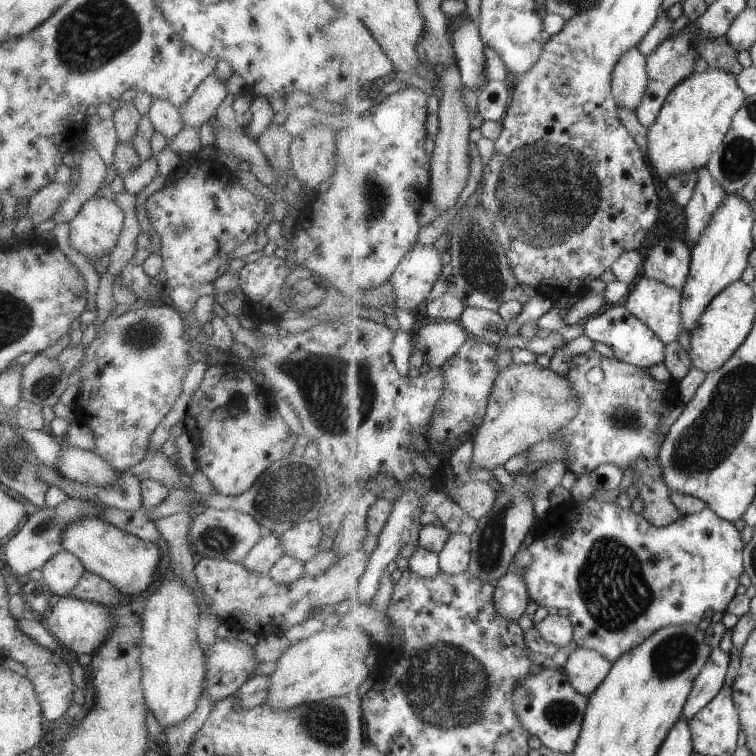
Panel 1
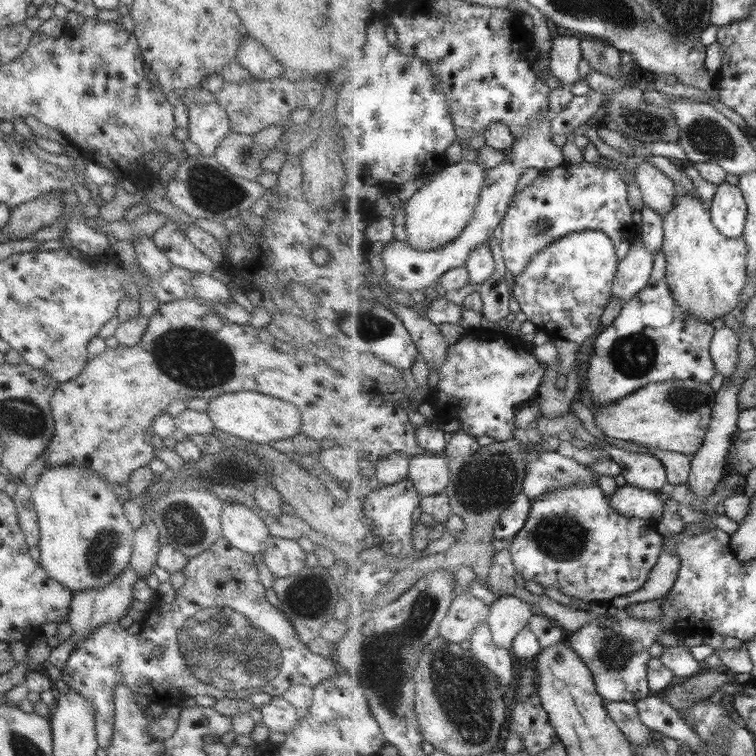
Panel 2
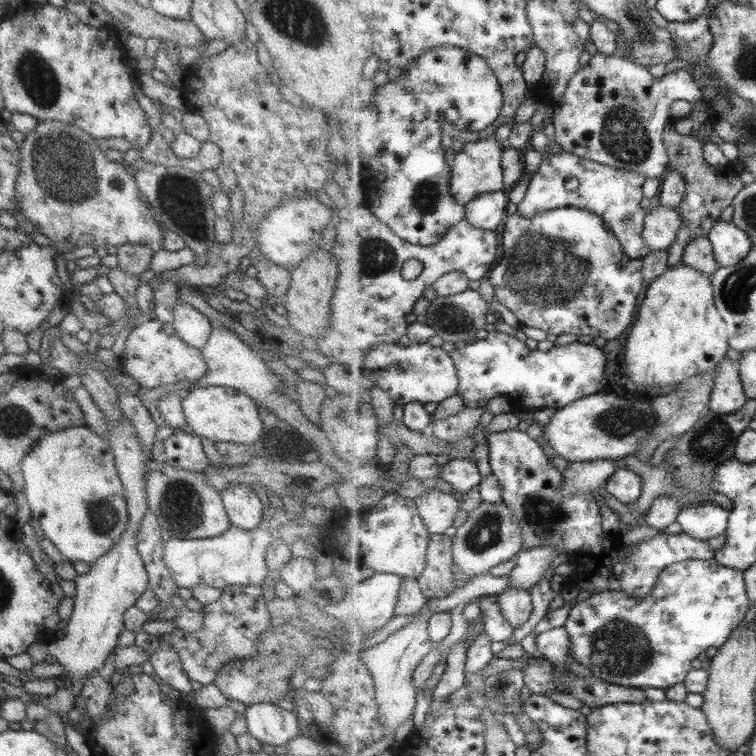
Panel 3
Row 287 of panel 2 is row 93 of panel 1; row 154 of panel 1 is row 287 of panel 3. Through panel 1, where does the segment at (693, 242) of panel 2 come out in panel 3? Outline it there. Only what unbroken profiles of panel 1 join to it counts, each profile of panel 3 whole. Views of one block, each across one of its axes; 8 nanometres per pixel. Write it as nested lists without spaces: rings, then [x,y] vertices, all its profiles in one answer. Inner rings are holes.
[[[684,262],[679,266],[671,266],[665,274],[656,278],[645,289],[642,305],[638,309],[637,322],[634,323],[625,344],[626,351],[625,354],[623,354],[623,356],[625,356],[626,364],[625,374],[633,382],[633,384],[641,385],[645,391],[651,391],[651,389],[655,389],[655,387],[667,387],[671,385],[671,383],[681,383],[681,380],[686,381],[688,378],[714,369],[727,356],[729,347],[728,323],[725,322],[725,319],[721,316],[719,309],[716,307],[712,278],[701,274],[698,270],[695,270],[692,266],[689,266]]]

